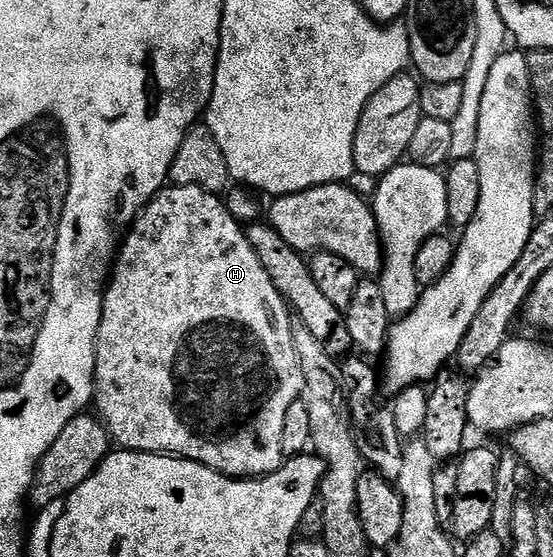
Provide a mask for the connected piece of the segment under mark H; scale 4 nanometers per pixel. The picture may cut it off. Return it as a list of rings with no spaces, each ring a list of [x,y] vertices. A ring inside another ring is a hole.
[[[168,185],[147,202],[147,208],[139,213],[137,218],[135,218],[135,222],[130,224],[128,231],[131,232],[125,235],[121,246],[118,248],[109,282],[103,292],[103,316],[101,317],[101,325],[97,333],[97,341],[95,342],[95,398],[93,407],[103,426],[107,428],[107,434],[111,436],[114,446],[125,451],[147,451],[151,455],[174,455],[194,463],[200,463],[214,471],[220,471],[223,475],[230,475],[232,479],[257,479],[264,475],[273,474],[277,469],[281,469],[285,462],[283,450],[281,449],[281,433],[285,429],[285,413],[288,412],[289,407],[294,402],[303,398],[303,374],[301,373],[301,365],[297,361],[297,349],[293,345],[293,329],[291,328],[293,315],[289,310],[289,304],[286,299],[281,297],[281,293],[273,285],[269,273],[265,273],[265,265],[261,265],[257,253],[253,253],[253,245],[249,245],[244,224],[238,223],[231,216],[226,202],[216,192],[206,191],[197,185],[181,185],[180,187]]]

